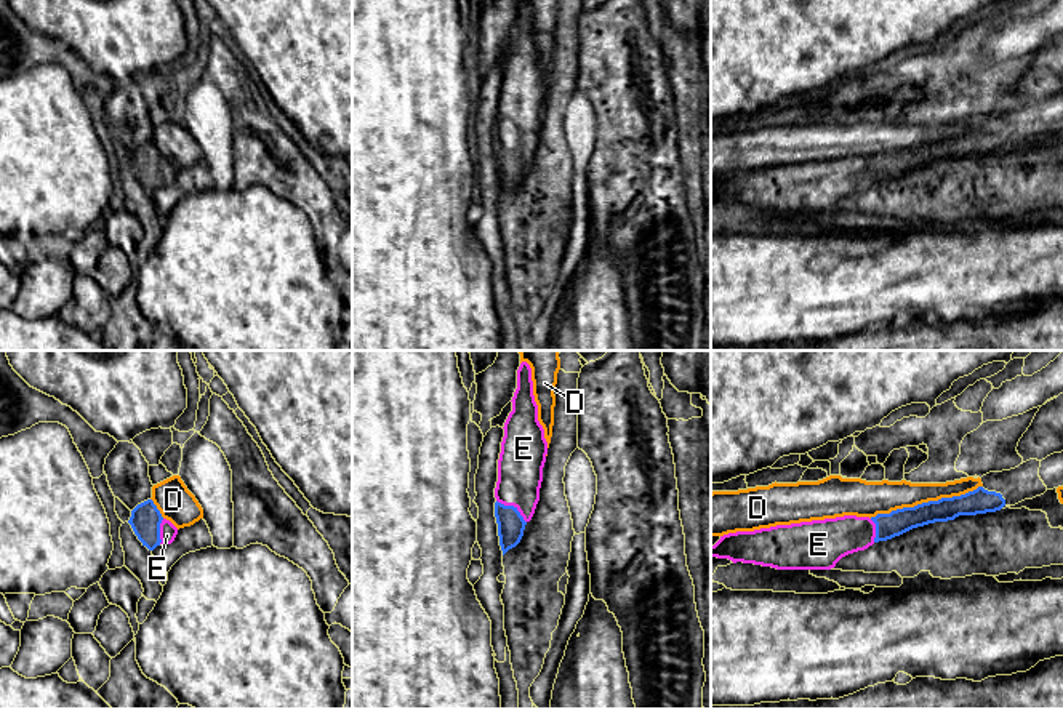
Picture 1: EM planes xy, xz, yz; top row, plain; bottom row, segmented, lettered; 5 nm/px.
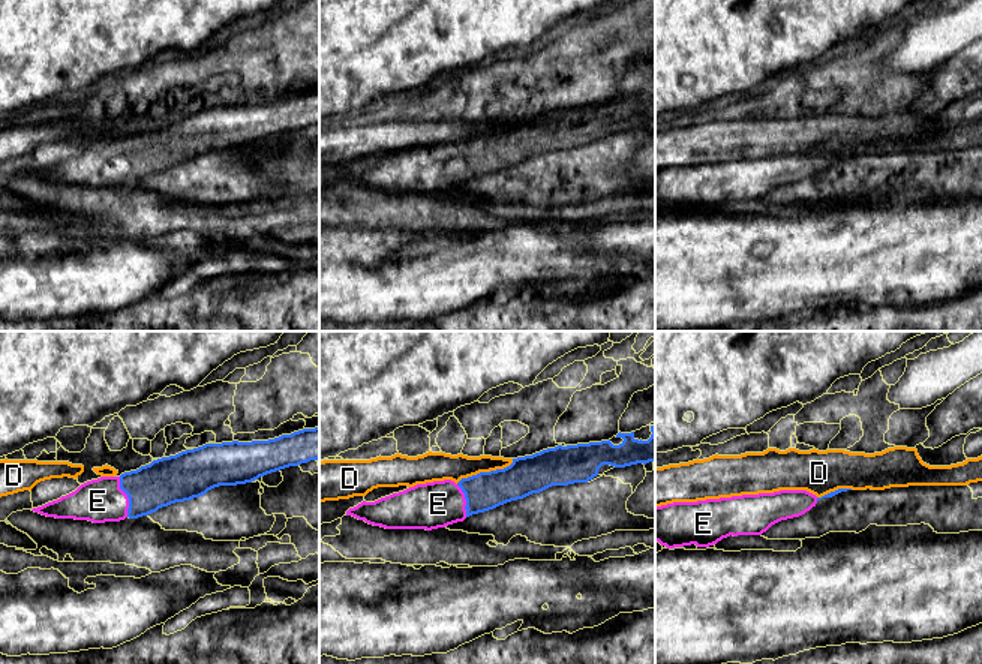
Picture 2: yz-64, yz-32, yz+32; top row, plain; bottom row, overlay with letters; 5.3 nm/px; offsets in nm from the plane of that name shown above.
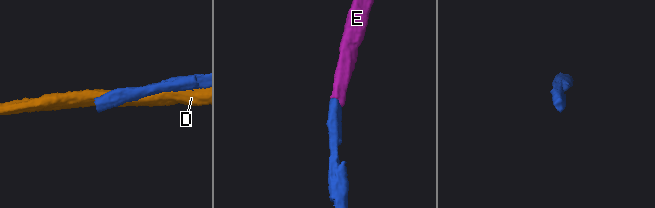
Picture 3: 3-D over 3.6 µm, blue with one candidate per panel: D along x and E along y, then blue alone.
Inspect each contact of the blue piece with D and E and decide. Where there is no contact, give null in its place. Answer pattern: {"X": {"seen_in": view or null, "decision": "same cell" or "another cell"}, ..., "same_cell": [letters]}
{"D": {"seen_in": "yz", "decision": "another cell"}, "E": {"seen_in": "xz", "decision": "same cell"}, "same_cell": ["E"]}

